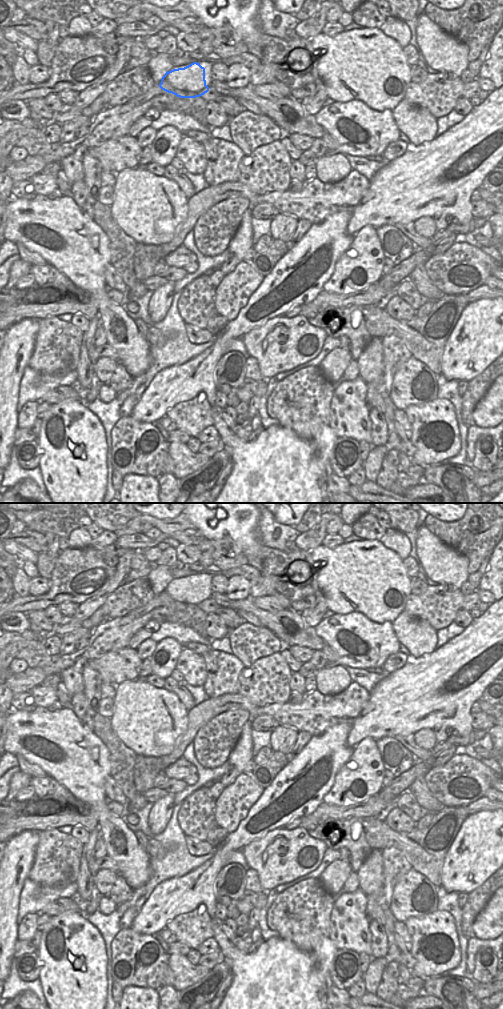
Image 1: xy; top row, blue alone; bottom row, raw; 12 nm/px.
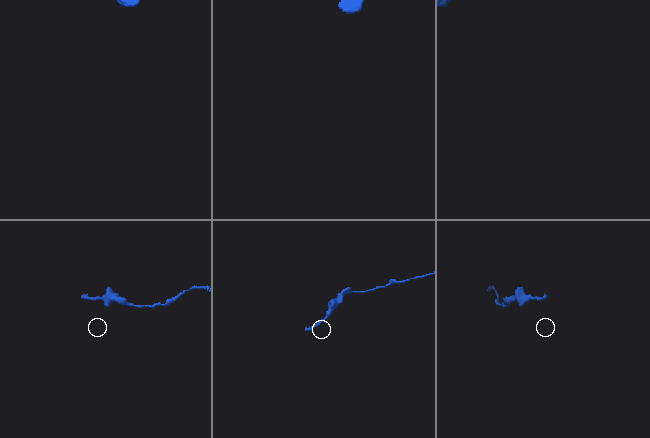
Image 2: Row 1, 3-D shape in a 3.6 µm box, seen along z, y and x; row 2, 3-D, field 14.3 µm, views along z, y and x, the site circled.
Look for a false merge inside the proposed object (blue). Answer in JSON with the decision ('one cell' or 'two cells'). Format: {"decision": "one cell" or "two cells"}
{"decision": "two cells"}

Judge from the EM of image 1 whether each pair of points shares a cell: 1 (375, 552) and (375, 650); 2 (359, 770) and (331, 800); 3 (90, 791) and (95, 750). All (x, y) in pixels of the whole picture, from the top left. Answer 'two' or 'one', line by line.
1: two
2: two
3: one

